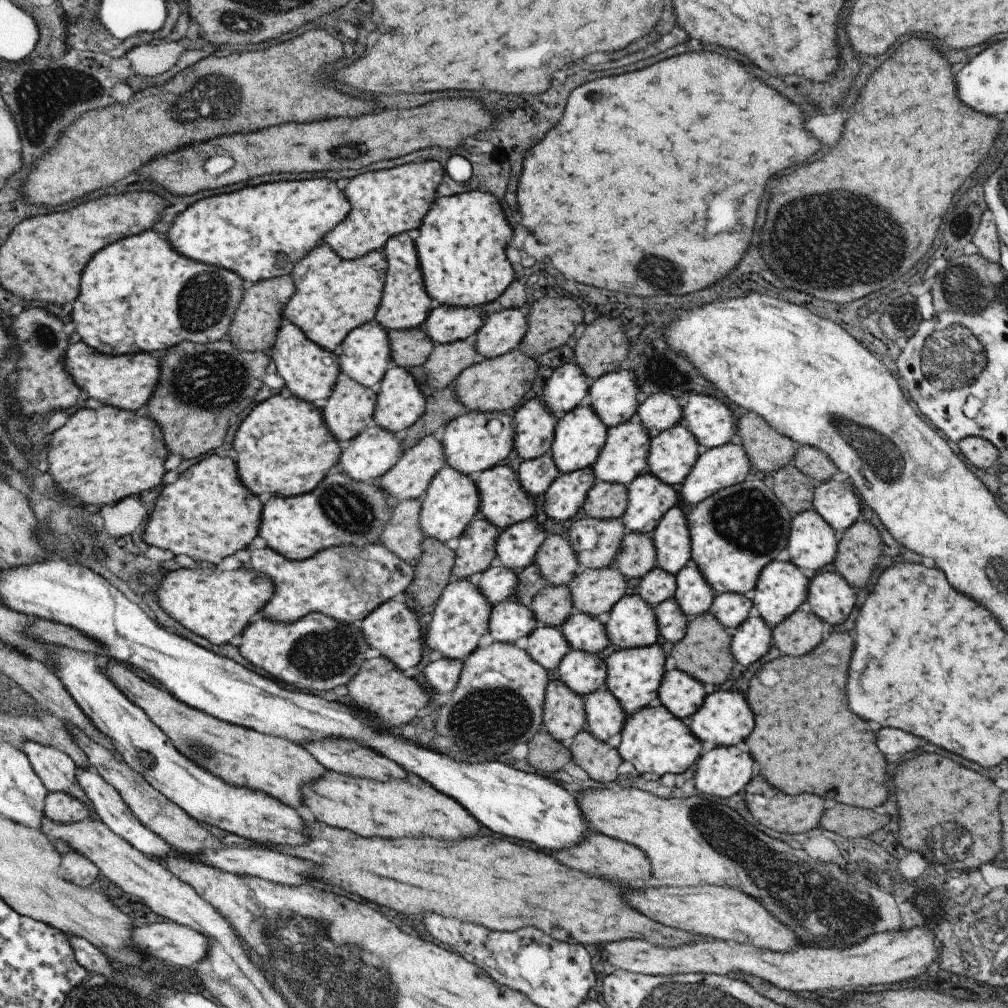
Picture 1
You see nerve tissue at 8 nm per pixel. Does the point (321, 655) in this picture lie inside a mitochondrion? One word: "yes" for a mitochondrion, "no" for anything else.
yes

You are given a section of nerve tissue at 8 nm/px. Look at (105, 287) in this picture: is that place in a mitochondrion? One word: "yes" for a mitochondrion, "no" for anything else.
no

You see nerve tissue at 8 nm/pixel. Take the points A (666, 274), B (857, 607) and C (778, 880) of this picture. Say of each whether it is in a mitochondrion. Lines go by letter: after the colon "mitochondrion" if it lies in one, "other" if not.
A: mitochondrion
B: other
C: mitochondrion

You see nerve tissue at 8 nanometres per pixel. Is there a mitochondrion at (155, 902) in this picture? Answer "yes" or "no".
no

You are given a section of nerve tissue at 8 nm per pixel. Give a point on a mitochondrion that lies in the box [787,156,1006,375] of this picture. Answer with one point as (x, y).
(963, 285)

